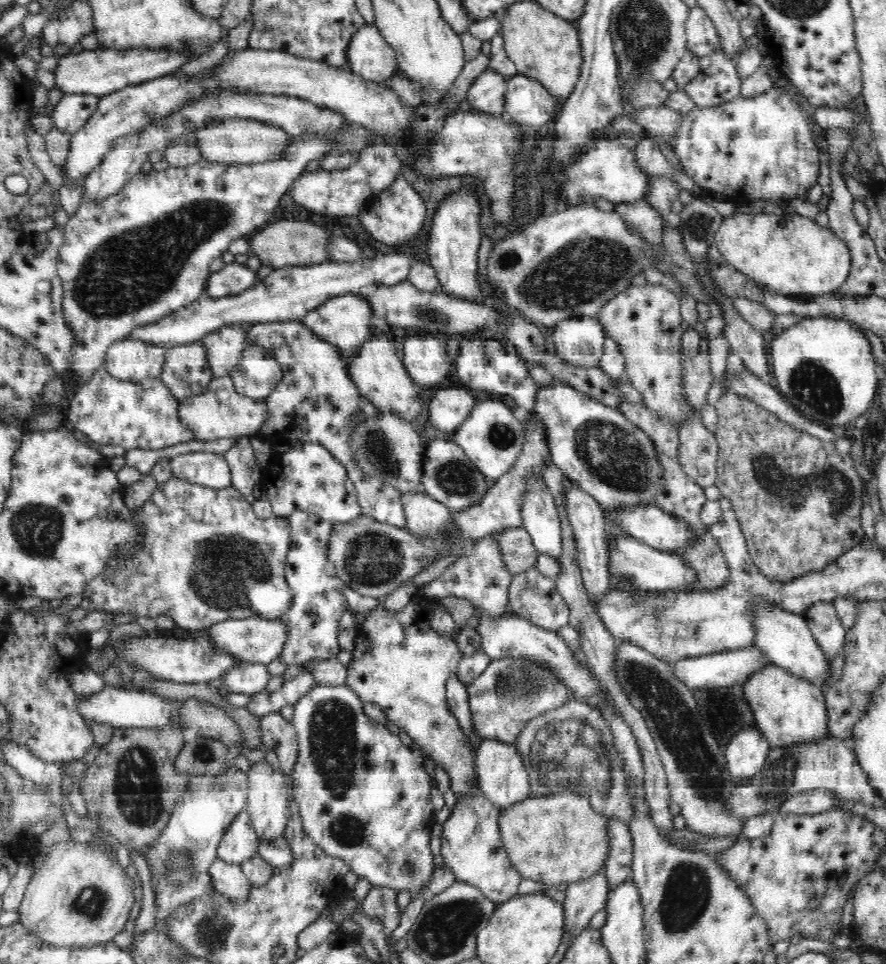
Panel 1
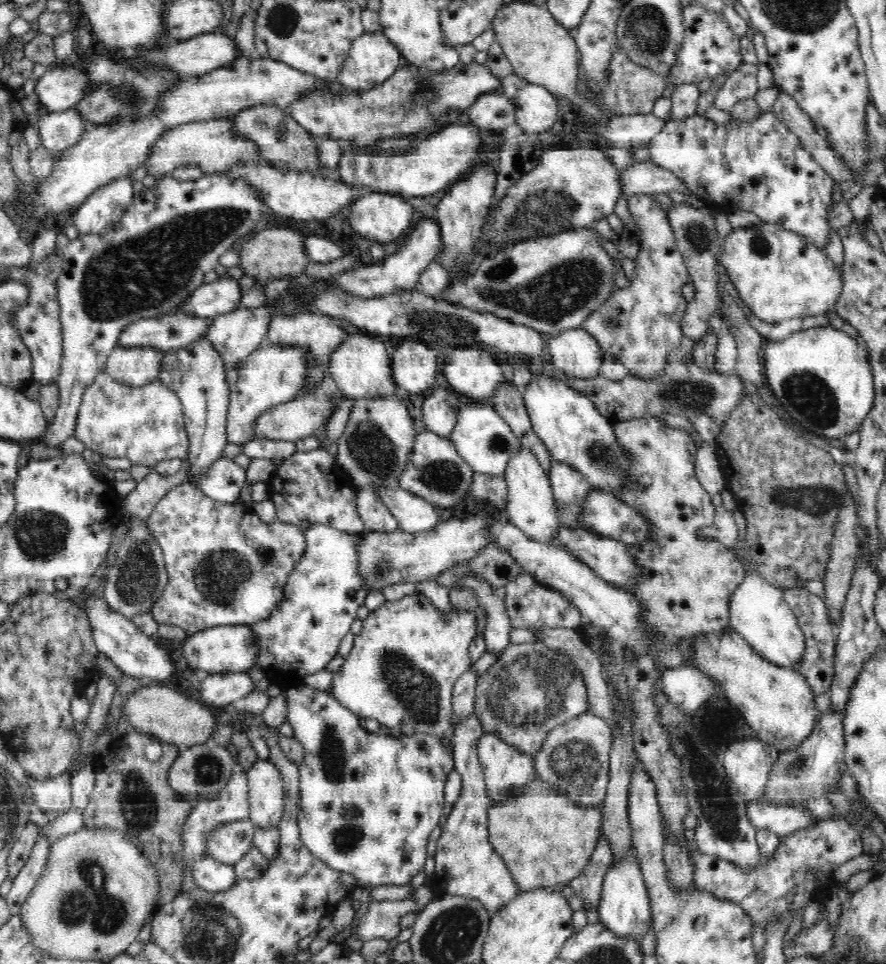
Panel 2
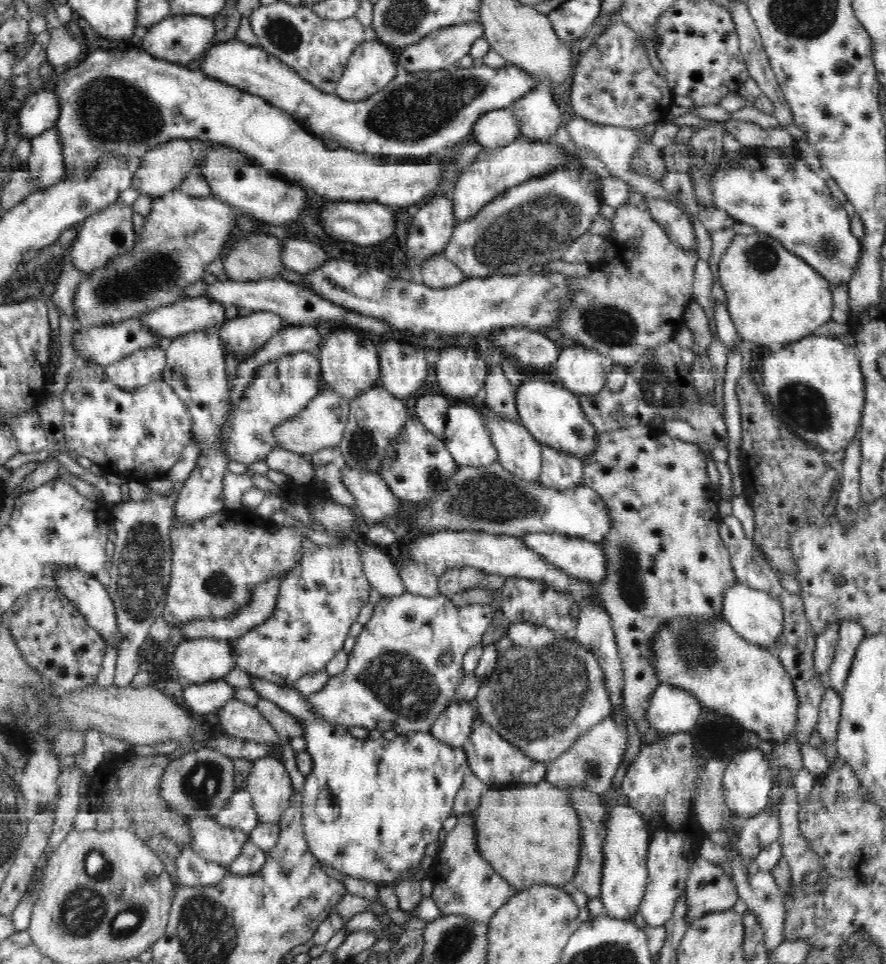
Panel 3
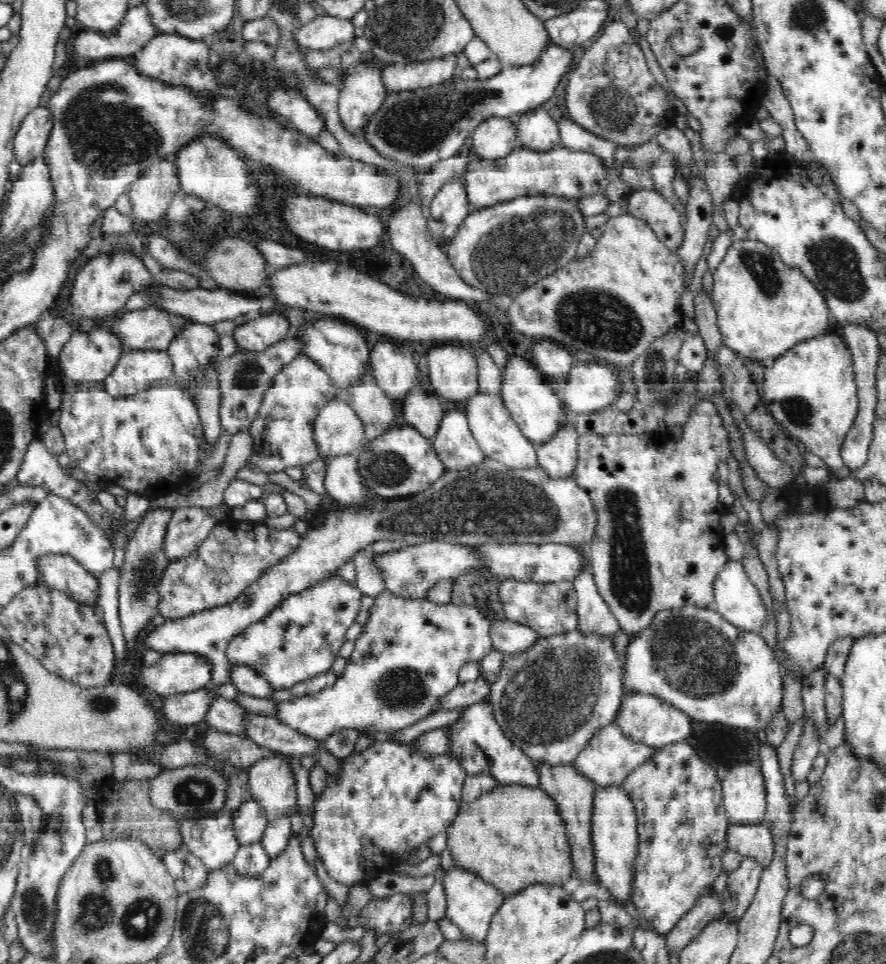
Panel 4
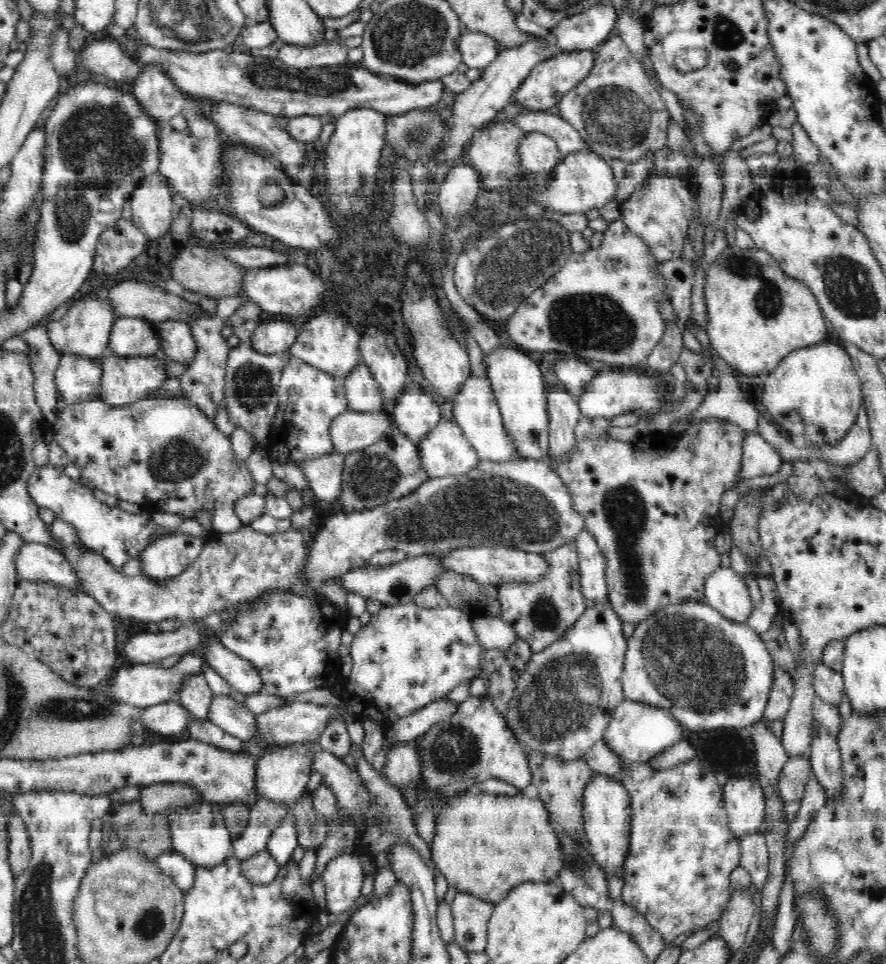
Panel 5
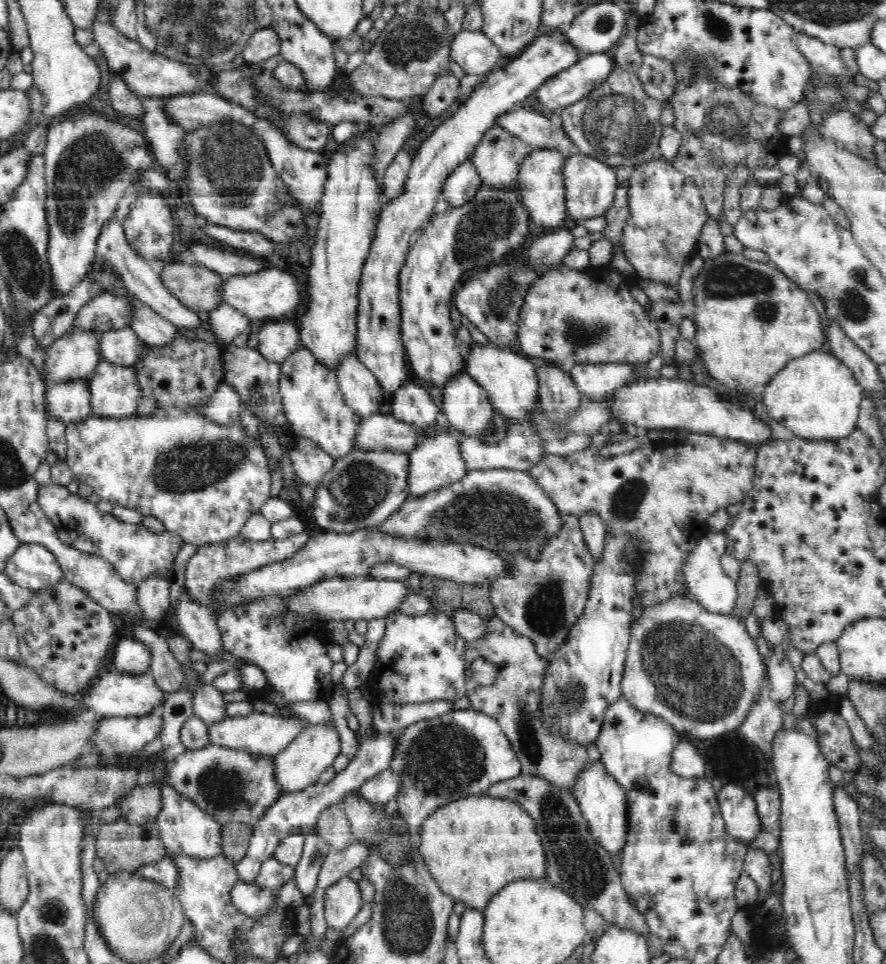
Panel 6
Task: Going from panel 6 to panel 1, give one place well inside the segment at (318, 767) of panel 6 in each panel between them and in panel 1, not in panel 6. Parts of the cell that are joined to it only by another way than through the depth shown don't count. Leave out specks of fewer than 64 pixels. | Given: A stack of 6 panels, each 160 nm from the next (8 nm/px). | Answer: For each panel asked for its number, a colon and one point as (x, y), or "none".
1: (268, 796)
2: (266, 786)
3: (270, 786)
4: (271, 780)
5: (282, 776)

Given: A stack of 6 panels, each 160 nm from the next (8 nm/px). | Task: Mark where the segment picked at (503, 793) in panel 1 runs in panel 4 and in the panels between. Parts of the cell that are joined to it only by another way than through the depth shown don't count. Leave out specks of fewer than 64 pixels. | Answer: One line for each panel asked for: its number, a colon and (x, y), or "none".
2: (505, 769)
3: (500, 765)
4: (476, 739)

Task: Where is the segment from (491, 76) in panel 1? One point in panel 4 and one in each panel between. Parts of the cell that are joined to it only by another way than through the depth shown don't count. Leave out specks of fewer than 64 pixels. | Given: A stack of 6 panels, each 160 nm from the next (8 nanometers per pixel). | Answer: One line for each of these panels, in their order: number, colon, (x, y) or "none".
2: (493, 113)
3: (499, 128)
4: (495, 138)

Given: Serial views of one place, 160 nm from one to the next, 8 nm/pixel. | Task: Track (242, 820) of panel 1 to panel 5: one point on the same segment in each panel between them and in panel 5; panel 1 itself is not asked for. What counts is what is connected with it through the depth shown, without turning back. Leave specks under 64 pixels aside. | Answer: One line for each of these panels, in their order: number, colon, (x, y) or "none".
2: (228, 843)
3: (212, 841)
4: (212, 839)
5: (199, 833)

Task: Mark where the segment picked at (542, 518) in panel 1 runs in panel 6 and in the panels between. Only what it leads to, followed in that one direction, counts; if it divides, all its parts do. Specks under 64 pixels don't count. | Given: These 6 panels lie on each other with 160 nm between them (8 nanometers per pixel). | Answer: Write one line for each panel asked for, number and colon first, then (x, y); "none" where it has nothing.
2: (531, 508)
3: (518, 451)
4: (490, 421)
5: (475, 409)
6: (466, 405)

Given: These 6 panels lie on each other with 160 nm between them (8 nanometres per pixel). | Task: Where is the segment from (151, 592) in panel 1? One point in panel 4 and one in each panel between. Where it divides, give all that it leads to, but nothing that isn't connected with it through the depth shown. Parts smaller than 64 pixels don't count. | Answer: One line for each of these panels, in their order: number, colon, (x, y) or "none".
2: (225, 566)
3: (216, 563)
4: (236, 554)

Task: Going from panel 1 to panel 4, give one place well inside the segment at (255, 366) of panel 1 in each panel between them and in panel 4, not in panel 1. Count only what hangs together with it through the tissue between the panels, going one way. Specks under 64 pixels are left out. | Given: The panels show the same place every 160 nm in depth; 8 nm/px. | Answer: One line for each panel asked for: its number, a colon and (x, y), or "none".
2: (273, 375)
3: (282, 389)
4: (283, 435)

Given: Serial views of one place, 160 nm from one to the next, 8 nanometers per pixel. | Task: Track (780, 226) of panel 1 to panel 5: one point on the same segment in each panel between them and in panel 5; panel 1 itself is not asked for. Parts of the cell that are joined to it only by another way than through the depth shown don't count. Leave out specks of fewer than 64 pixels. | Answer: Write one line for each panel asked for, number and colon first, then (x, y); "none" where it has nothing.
2: (778, 274)
3: (772, 296)
4: (764, 307)
5: (757, 315)

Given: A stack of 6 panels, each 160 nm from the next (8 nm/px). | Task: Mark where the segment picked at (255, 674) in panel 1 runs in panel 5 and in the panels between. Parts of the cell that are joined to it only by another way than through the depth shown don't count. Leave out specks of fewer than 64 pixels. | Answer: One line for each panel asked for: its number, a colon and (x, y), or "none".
2: (221, 690)
3: (208, 697)
4: (185, 709)
5: (169, 718)

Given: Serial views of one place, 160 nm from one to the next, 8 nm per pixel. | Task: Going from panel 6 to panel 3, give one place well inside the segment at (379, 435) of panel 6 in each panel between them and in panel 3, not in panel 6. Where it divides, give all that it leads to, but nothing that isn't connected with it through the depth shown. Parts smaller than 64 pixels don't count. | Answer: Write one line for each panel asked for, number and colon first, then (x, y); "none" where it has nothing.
3: (321, 424)
4: (339, 430)
5: (354, 430)

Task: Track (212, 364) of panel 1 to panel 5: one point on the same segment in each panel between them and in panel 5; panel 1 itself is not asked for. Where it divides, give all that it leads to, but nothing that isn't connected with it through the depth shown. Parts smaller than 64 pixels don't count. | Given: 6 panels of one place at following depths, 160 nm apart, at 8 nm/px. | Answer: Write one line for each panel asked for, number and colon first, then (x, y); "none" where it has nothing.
2: (237, 335)
3: (242, 337)
4: (257, 334)
5: (271, 336)

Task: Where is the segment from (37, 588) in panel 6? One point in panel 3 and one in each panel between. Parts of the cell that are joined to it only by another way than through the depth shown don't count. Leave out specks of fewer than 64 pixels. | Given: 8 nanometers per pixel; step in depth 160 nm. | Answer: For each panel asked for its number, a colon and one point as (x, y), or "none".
3: (91, 598)
4: (62, 572)
5: (35, 562)

